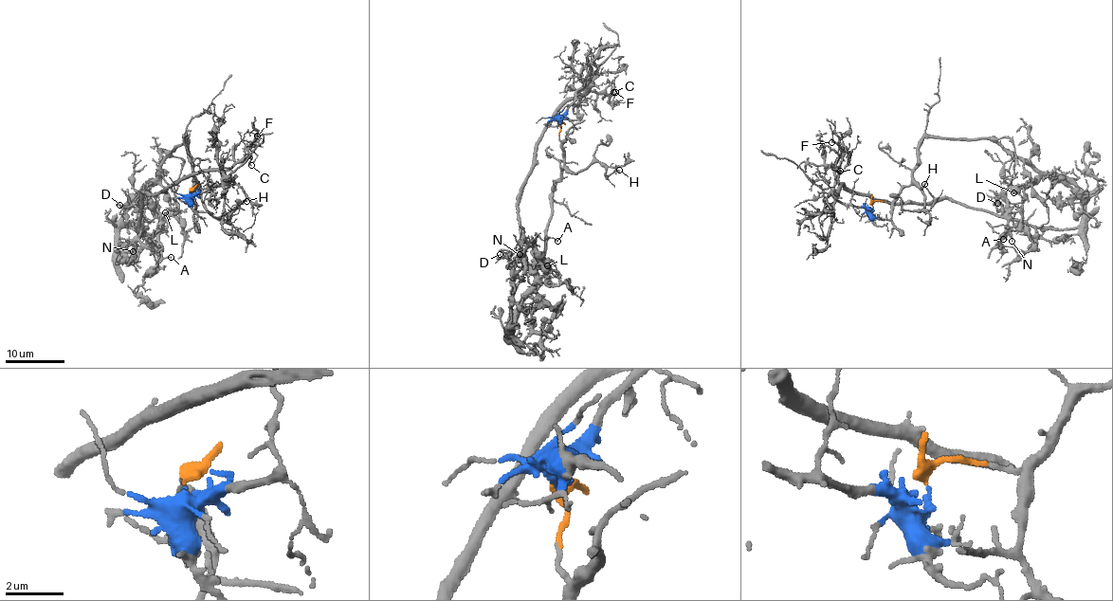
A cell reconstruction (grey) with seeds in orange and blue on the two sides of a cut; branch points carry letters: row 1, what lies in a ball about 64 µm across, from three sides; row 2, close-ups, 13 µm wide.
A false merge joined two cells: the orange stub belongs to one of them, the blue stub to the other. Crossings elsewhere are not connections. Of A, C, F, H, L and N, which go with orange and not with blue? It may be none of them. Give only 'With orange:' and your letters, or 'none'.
With orange: A, H, L

